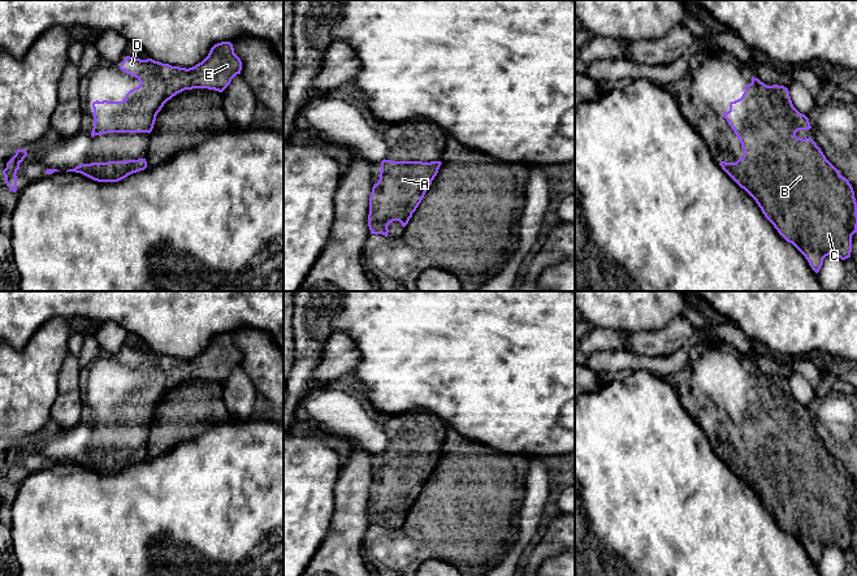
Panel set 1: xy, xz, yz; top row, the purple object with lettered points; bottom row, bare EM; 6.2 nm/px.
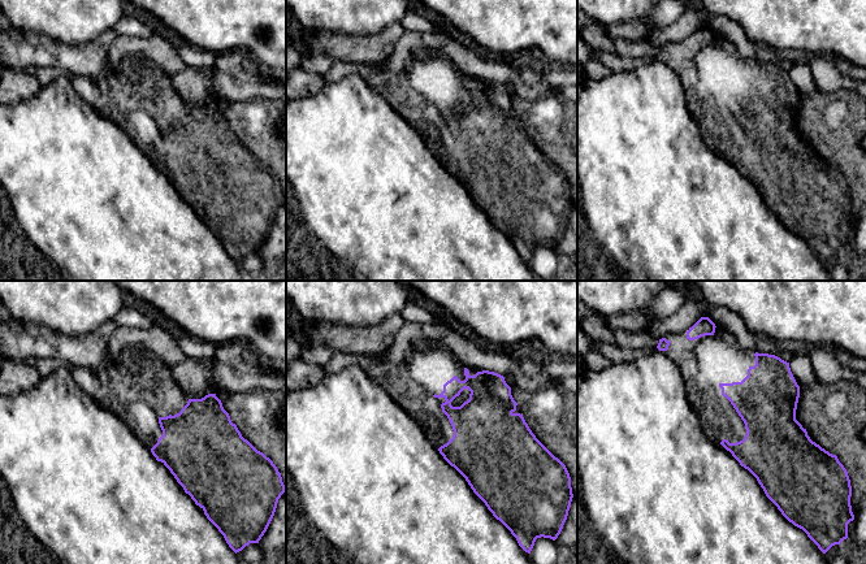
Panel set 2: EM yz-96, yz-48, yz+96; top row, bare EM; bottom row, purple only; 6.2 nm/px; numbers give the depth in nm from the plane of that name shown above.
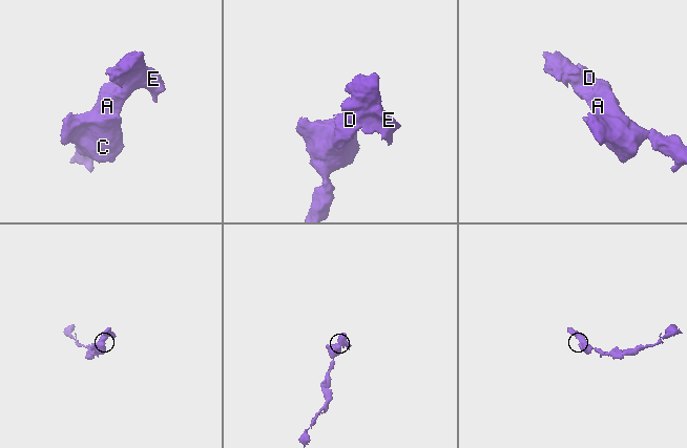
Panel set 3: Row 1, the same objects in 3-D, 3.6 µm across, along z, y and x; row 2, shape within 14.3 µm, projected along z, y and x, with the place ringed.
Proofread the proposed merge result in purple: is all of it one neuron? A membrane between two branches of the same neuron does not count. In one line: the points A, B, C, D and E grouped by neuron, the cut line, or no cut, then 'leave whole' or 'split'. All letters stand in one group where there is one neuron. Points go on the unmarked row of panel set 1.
A B C D E; no cut; leave whole

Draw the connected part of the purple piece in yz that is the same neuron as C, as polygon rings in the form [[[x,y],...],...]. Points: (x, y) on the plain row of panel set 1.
[[[758,369],[745,377],[743,387],[730,394],[730,402],[722,406],[741,434],[744,447],[736,454],[722,452],[722,460],[744,480],[758,495],[765,508],[778,524],[792,534],[818,564],[823,550],[835,546],[841,551],[850,549],[852,527],[857,524],[857,494],[849,472],[826,450],[811,429],[797,429],[798,421],[811,420],[809,410],[792,395],[784,377],[767,377]]]

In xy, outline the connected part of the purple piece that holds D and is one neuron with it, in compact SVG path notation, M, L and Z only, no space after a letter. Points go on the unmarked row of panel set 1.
M221 333L215 335L208 347L192 359L172 358L152 350L140 351L126 347L121 354L120 360L135 368L140 376L130 381L122 393L94 393L92 407L94 419L91 428L108 424L151 424L156 412L157 404L164 395L177 385L192 380L208 380L222 384L231 373L231 371L241 365L242 352L234 345L230 333Z

